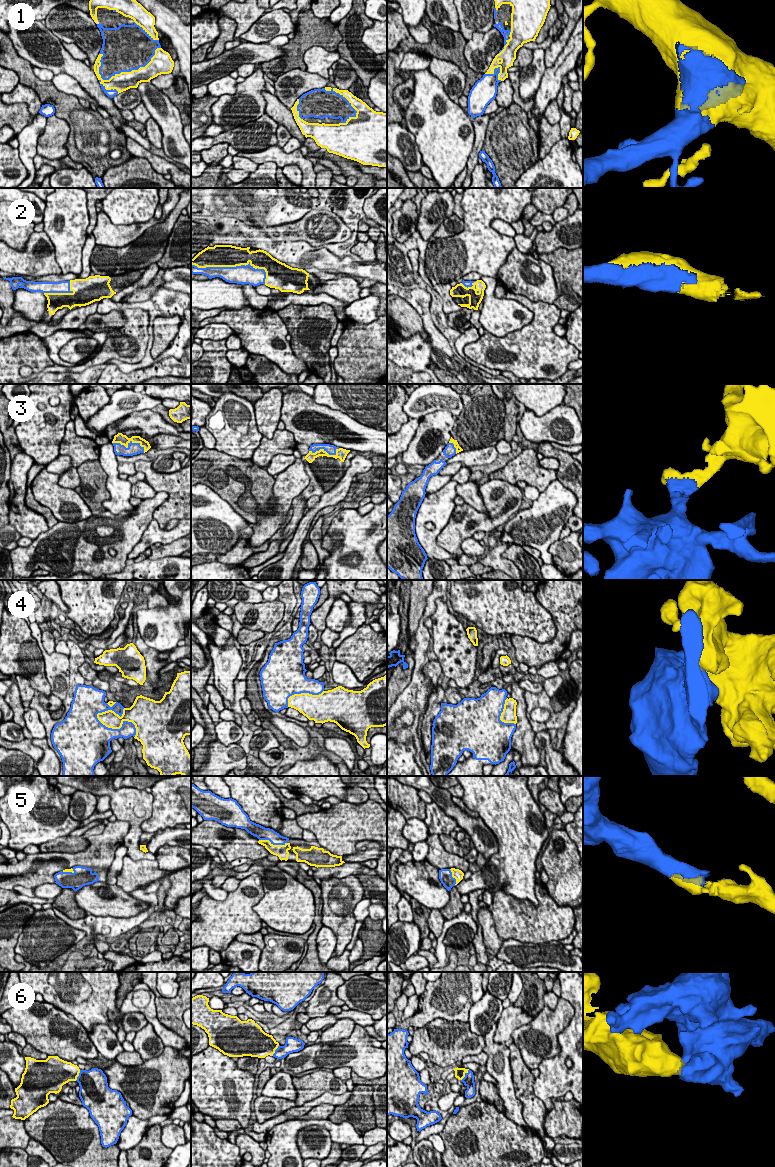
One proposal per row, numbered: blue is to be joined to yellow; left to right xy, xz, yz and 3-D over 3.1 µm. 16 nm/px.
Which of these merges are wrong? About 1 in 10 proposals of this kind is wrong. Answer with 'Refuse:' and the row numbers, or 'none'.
Refuse: none

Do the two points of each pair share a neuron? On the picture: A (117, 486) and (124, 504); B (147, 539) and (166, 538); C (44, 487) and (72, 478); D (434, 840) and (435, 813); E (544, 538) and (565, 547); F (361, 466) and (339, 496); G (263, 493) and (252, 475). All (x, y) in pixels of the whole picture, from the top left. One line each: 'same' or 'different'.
A: same
B: same
C: different
D: different
E: different
F: same
G: same

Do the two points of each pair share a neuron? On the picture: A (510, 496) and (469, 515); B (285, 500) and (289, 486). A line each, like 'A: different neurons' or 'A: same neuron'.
A: same neuron
B: same neuron

